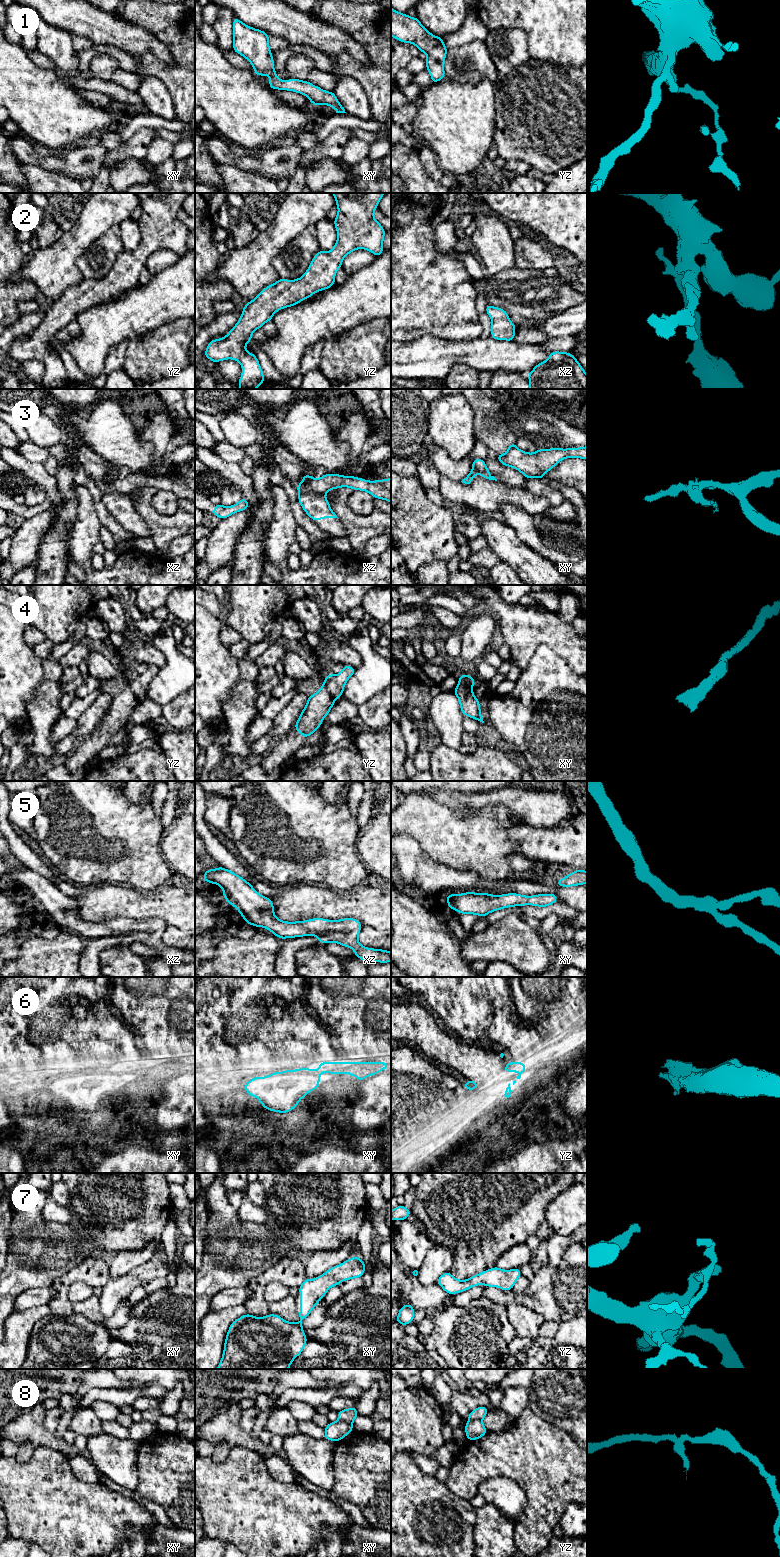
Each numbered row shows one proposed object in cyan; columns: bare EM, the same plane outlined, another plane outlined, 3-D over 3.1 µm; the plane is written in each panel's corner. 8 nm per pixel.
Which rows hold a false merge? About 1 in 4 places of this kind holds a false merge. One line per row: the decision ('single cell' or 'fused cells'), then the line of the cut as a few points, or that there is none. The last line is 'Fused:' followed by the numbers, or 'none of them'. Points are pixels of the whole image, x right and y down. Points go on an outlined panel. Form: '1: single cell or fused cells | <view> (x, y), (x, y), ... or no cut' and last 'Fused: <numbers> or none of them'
1: single cell | no cut
2: single cell | no cut
3: fused cells | xz (299, 491), (316, 491), (324, 495)
4: single cell | no cut
5: single cell | no cut
6: single cell | no cut
7: single cell | no cut
8: fused cells | xy (339, 1419), (352, 1422)
Fused: 3, 8

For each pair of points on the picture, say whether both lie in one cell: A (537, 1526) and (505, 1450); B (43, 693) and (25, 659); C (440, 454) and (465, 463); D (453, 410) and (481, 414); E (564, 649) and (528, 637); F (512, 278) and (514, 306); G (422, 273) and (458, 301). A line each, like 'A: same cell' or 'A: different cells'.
A: same cell
B: different cells
C: same cell
D: different cells
E: same cell
F: same cell
G: same cell

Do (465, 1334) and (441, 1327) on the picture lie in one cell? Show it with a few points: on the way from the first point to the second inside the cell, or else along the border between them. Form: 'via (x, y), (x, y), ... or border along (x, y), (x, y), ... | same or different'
via (459, 1333), (453, 1327), (447, 1327) | same

